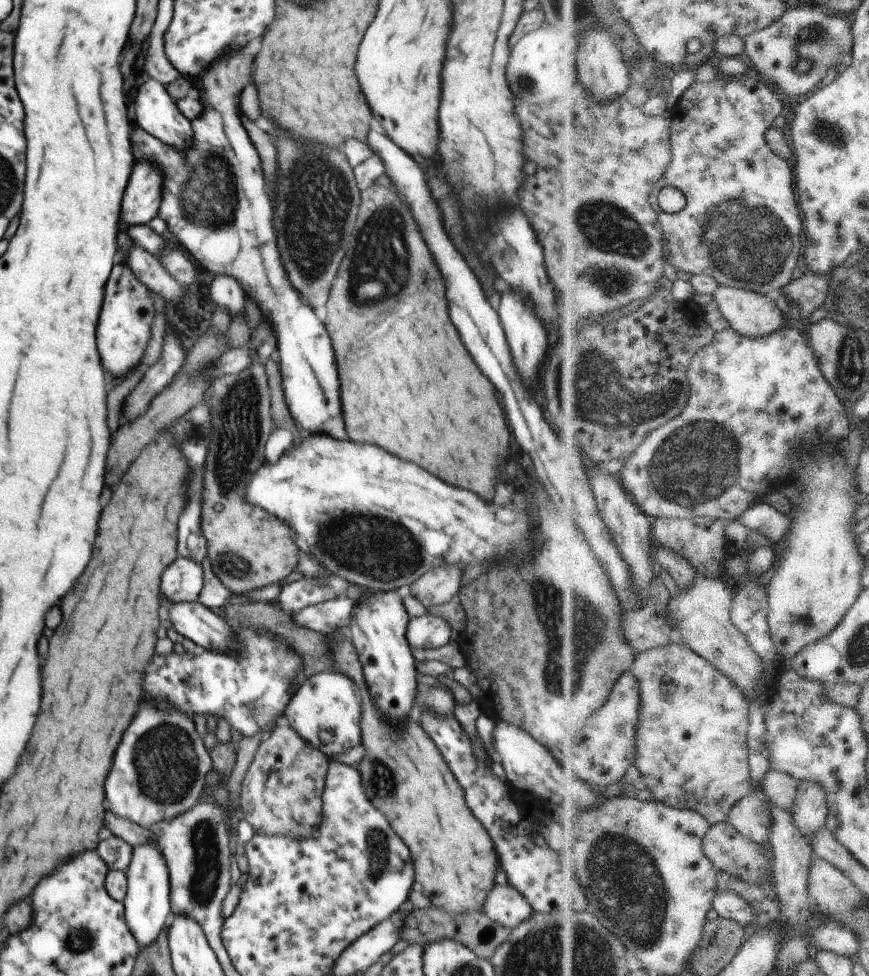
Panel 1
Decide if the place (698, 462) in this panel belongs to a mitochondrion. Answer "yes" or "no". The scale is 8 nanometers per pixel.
yes

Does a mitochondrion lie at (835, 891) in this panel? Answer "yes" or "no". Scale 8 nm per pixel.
yes

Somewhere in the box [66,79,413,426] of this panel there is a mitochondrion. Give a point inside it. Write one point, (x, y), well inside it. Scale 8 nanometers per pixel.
(312, 233)

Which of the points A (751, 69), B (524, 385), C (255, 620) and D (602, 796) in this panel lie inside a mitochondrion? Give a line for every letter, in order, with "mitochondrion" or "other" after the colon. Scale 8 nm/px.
A: other
B: other
C: other
D: other

